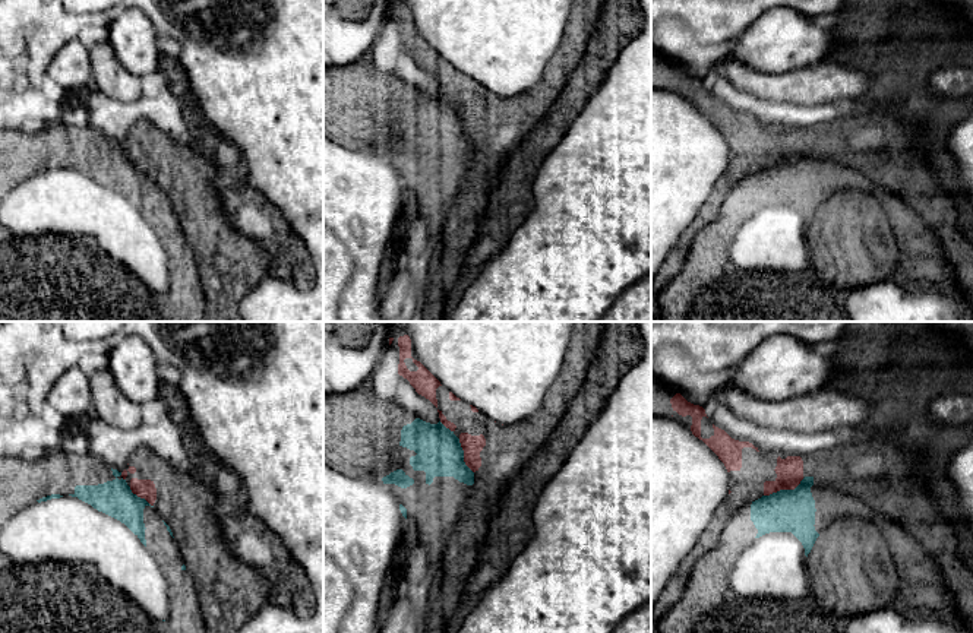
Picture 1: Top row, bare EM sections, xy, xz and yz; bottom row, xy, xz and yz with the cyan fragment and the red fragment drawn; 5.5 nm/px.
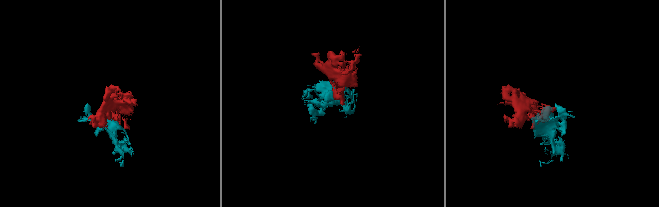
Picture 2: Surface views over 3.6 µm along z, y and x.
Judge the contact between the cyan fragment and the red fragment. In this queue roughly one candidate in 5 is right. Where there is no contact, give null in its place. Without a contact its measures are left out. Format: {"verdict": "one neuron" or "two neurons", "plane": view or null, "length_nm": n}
{"verdict": "two neurons", "plane": "yz", "length_nm": 240}

